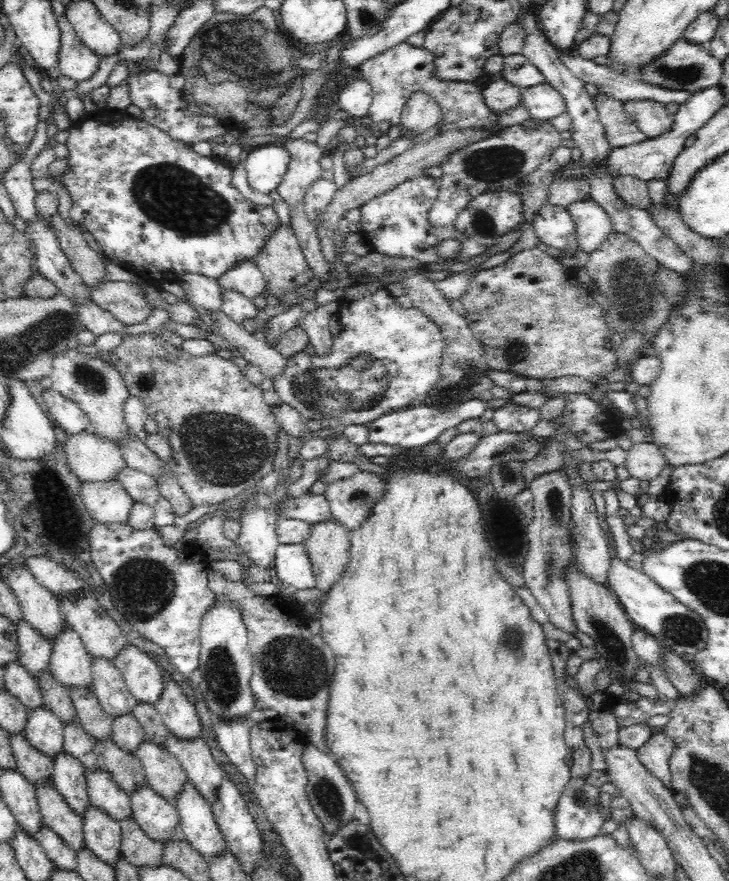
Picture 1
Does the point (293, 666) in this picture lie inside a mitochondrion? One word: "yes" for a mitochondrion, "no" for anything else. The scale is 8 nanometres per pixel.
yes

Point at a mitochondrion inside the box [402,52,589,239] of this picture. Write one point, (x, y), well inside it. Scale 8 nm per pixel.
(490, 163)

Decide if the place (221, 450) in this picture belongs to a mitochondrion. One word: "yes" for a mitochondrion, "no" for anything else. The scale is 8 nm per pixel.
yes

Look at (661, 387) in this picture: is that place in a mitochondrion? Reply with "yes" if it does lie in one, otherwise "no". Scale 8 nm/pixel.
no

